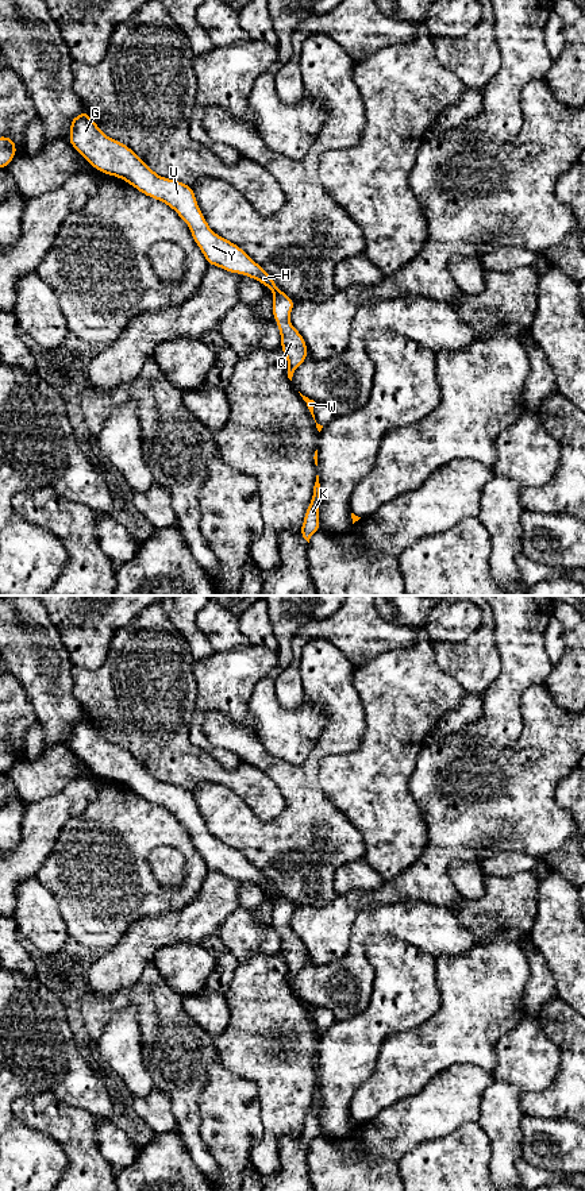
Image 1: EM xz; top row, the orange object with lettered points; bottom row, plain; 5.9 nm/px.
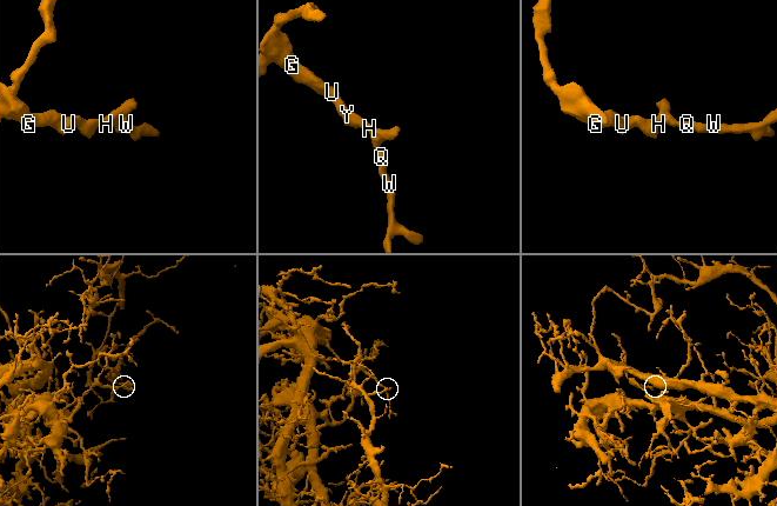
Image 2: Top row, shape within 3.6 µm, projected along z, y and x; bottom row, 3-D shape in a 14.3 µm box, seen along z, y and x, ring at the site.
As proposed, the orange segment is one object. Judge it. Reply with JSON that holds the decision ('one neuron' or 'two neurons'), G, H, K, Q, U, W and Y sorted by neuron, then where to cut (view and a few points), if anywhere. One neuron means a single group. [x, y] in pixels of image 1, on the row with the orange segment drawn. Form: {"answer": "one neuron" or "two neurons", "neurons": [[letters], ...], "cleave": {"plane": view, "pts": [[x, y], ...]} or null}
{"answer": "one neuron", "neurons": [["G", "H", "K", "Q", "U", "W", "Y"]], "cleave": null}

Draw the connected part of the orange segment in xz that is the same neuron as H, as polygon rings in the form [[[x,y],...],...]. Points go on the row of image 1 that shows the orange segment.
[[[84,109],[70,122],[68,142],[99,171],[124,180],[141,193],[159,200],[177,212],[188,224],[192,238],[204,254],[207,265],[222,267],[232,274],[258,280],[273,292],[273,317],[281,335],[281,350],[288,361],[288,378],[308,356],[301,334],[289,321],[295,301],[281,292],[255,261],[239,246],[215,234],[203,216],[193,188],[161,177],[128,146],[107,136]]]

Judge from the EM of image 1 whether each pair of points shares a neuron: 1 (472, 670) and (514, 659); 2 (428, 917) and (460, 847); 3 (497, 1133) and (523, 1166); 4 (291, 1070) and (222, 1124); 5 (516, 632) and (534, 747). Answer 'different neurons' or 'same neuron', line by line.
1: different neurons
2: different neurons
3: different neurons
4: different neurons
5: different neurons

